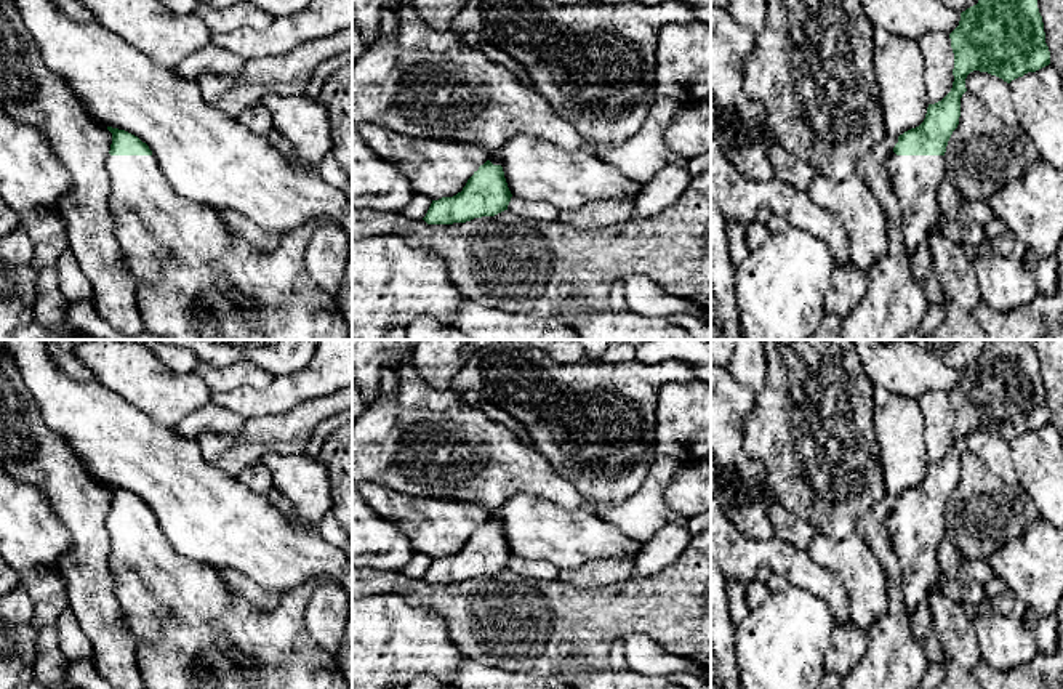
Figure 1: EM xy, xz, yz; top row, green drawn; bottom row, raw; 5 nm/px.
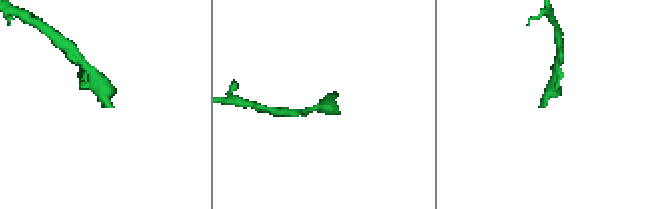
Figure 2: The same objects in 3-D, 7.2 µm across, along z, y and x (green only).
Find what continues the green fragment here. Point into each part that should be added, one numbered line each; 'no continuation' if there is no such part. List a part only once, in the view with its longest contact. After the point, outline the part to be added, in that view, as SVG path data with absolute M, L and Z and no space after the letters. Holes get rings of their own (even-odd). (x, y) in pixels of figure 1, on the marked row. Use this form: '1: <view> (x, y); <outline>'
1: yz (916, 178); M892 151L885 165L901 208L905 242L914 255L941 216L938 187L946 176L945 155L897 155Z

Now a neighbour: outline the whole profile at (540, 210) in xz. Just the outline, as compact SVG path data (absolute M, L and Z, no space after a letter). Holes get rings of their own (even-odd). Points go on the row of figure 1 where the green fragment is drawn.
M511 197L507 210L512 215L527 218L527 220L538 220L543 223L549 223L559 218L559 210L544 200L525 200L520 197Z

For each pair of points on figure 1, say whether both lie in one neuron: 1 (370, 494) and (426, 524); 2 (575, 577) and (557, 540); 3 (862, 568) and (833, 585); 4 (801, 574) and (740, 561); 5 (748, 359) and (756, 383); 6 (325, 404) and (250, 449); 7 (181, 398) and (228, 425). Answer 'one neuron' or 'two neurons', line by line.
1: one neuron
2: two neurons
3: two neurons
4: one neuron
5: one neuron
6: one neuron
7: two neurons

